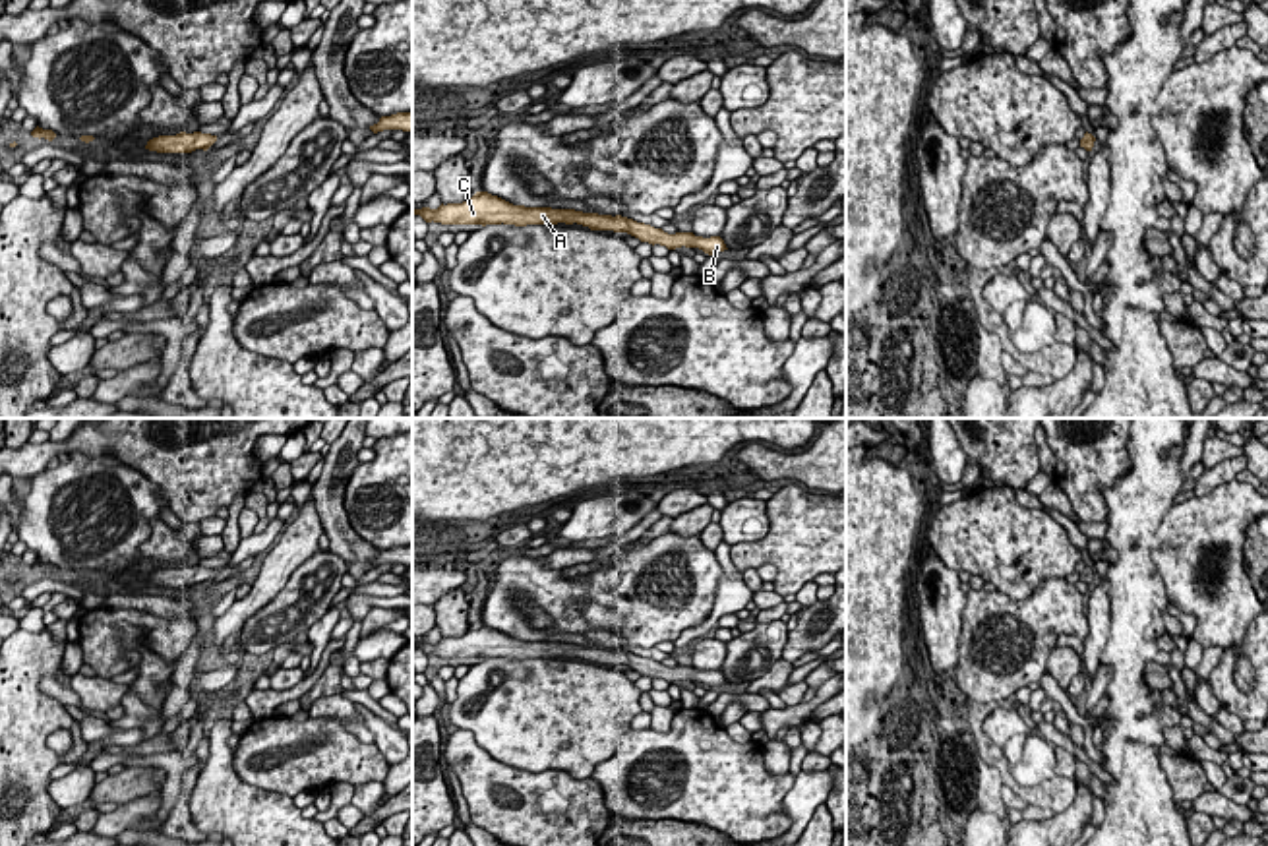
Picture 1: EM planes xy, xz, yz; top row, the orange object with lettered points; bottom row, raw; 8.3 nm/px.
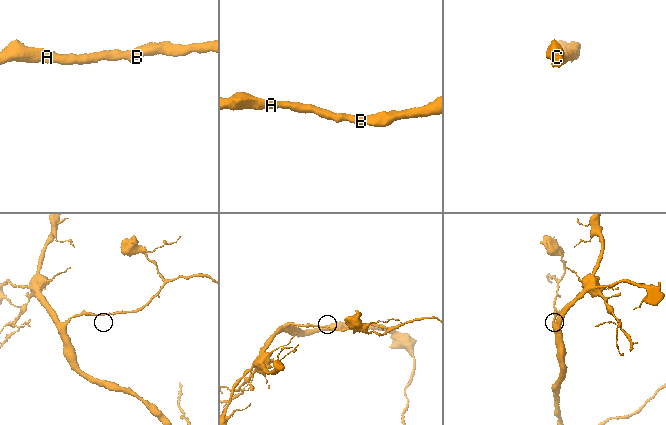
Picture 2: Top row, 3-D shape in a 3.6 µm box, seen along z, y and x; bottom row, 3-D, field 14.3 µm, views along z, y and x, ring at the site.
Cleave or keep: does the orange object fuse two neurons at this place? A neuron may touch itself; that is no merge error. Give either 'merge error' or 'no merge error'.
no merge error

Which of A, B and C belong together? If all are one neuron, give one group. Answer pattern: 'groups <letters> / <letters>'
groups A B C

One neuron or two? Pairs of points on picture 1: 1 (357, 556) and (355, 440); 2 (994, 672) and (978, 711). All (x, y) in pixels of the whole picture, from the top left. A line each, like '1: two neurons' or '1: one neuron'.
1: one neuron
2: two neurons

